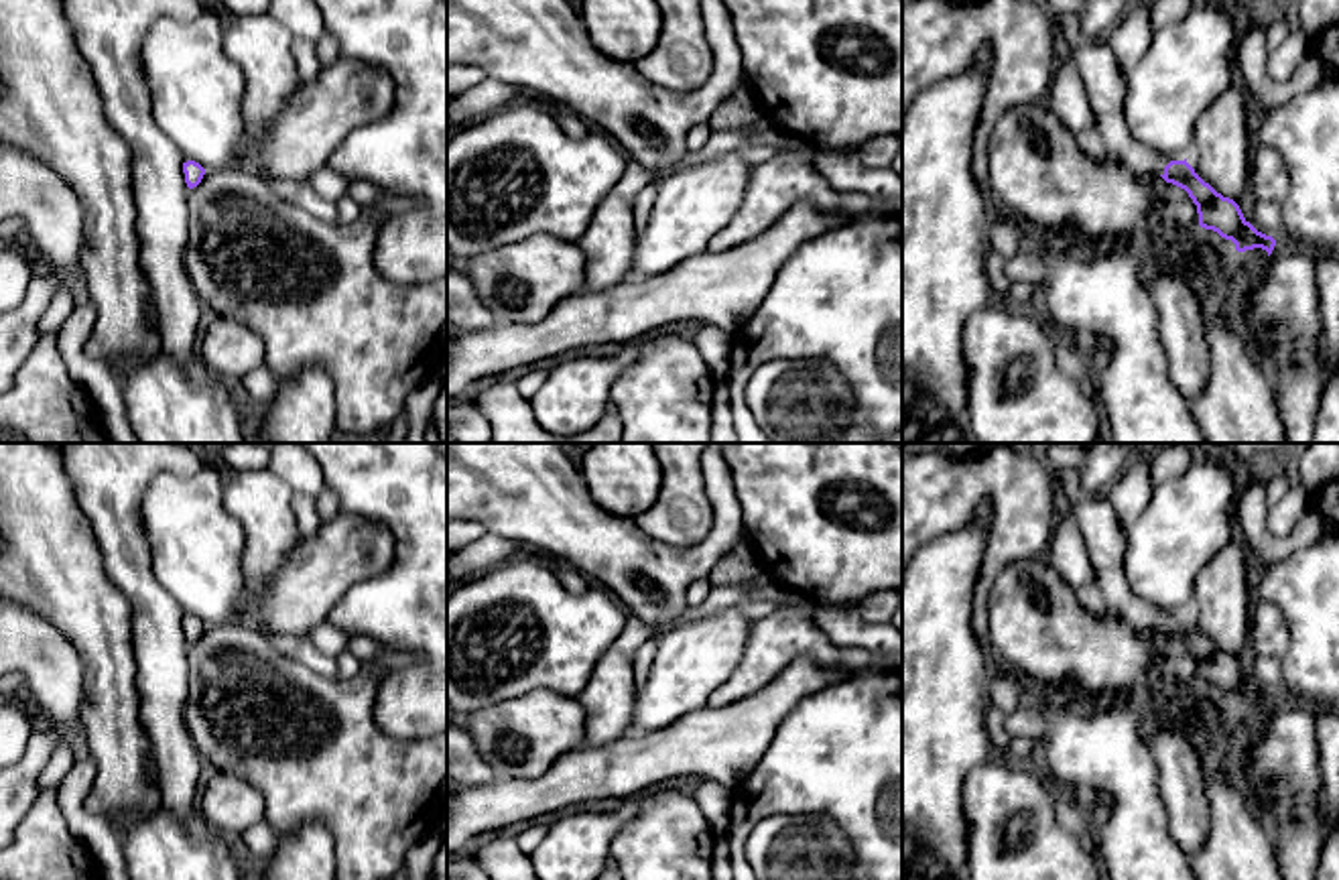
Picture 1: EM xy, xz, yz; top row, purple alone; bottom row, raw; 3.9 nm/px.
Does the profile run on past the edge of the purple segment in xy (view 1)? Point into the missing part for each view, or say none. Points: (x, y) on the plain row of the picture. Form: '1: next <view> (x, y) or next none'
1: next none

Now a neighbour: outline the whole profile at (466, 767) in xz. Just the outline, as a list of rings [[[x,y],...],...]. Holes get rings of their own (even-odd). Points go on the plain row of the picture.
[[[447,724],[447,778],[461,789],[494,780],[494,772],[477,752],[471,736]]]

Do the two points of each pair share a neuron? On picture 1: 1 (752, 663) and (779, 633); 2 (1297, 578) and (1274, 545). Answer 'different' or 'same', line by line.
1: same
2: different

